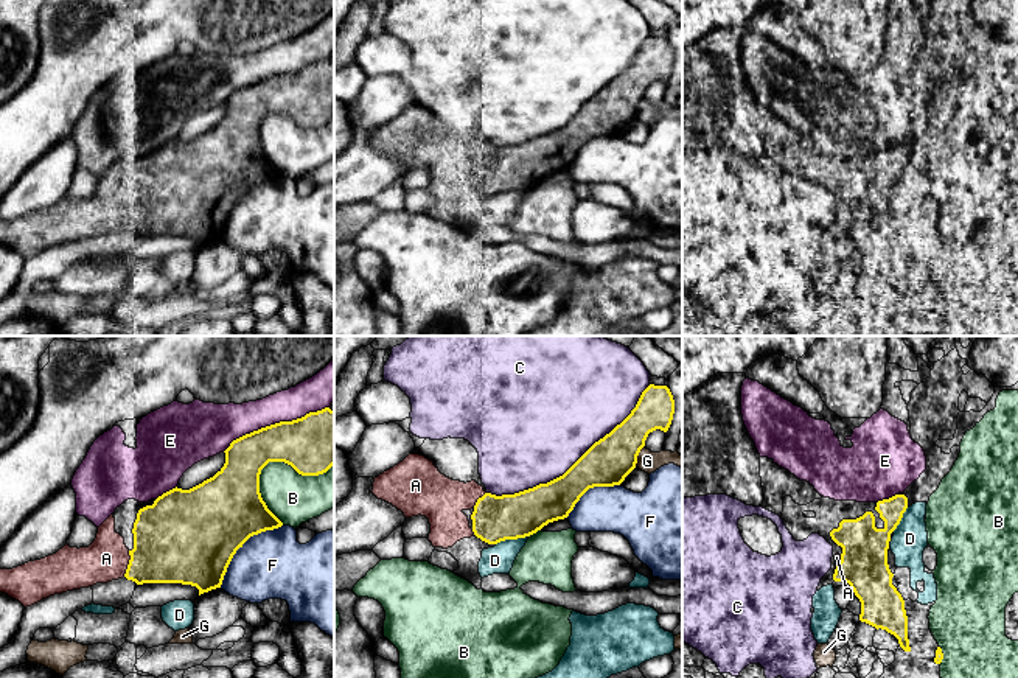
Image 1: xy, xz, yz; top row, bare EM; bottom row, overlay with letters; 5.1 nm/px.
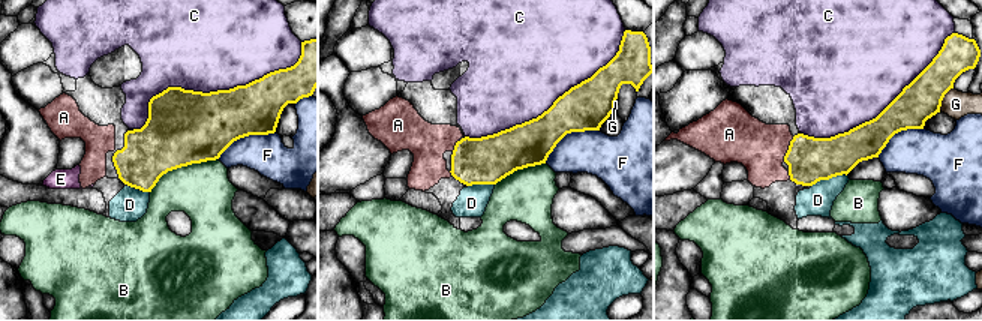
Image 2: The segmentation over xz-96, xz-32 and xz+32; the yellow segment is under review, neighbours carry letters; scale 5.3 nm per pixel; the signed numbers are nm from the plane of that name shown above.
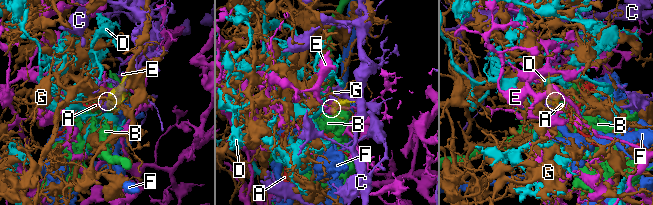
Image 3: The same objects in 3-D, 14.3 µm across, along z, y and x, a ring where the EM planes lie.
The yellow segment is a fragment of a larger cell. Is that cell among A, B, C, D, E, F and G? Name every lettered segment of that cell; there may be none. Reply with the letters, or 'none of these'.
A

